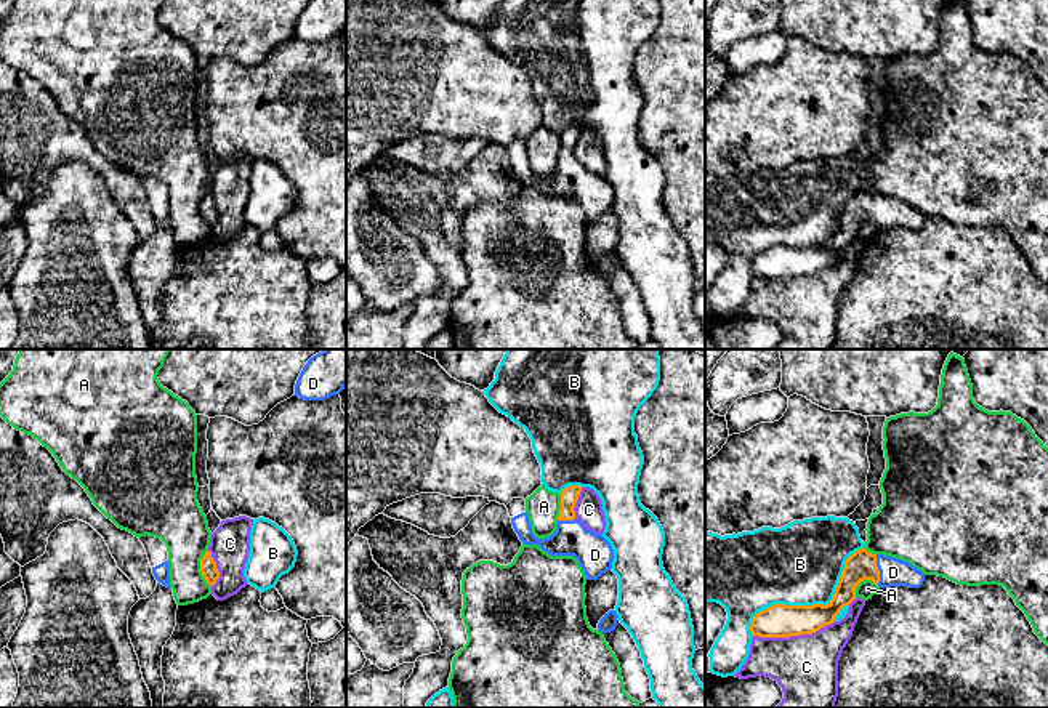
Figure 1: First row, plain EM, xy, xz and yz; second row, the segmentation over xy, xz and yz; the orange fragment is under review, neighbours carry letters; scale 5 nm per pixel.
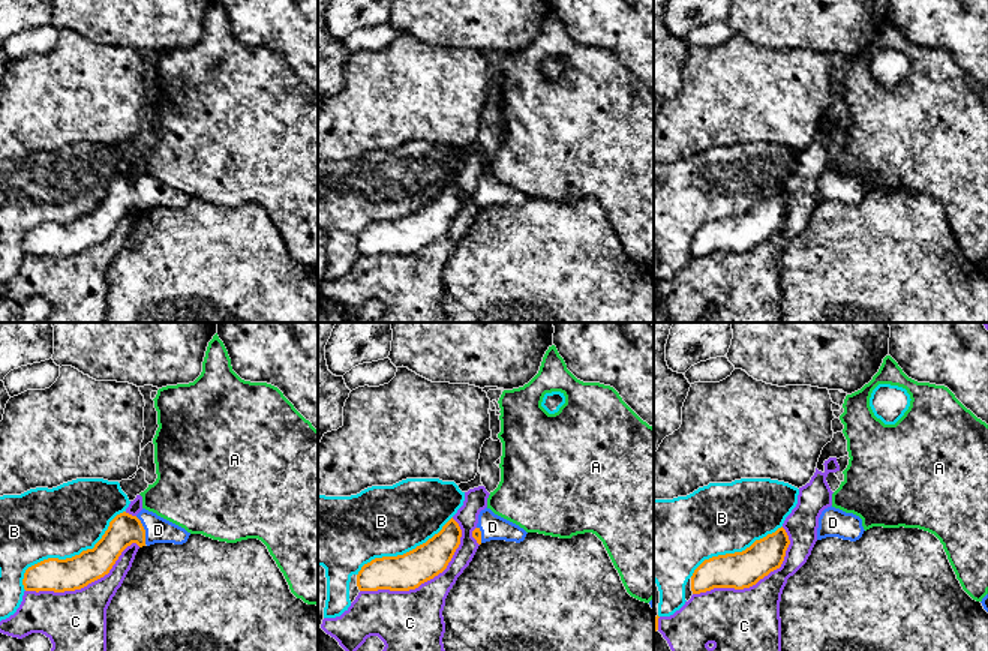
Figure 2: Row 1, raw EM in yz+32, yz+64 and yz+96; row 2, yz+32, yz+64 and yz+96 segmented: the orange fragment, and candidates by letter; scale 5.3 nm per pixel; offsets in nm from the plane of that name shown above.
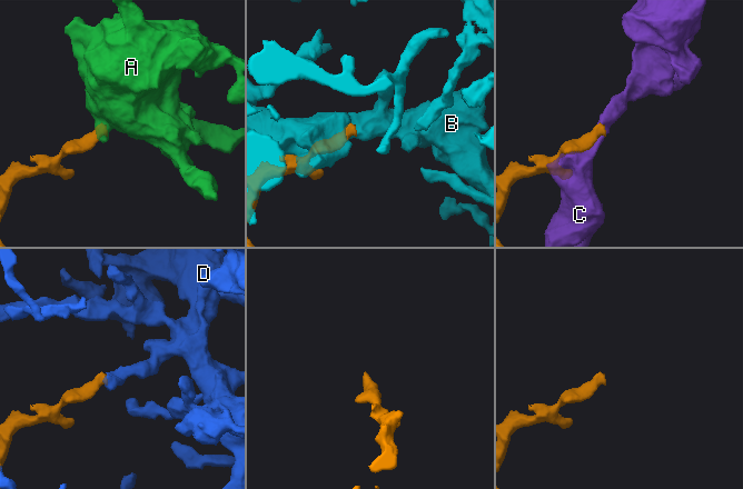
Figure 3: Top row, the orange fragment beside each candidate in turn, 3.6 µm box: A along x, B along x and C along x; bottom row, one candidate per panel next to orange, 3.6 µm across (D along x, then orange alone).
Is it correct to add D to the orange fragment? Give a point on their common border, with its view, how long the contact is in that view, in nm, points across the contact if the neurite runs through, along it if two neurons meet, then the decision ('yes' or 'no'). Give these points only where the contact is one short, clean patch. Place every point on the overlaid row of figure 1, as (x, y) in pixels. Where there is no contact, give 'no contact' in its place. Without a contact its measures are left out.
meets orange in yz at (877, 569); contact 150 nm long; runs through yz (861, 566), (877, 569), (893, 572); yes

